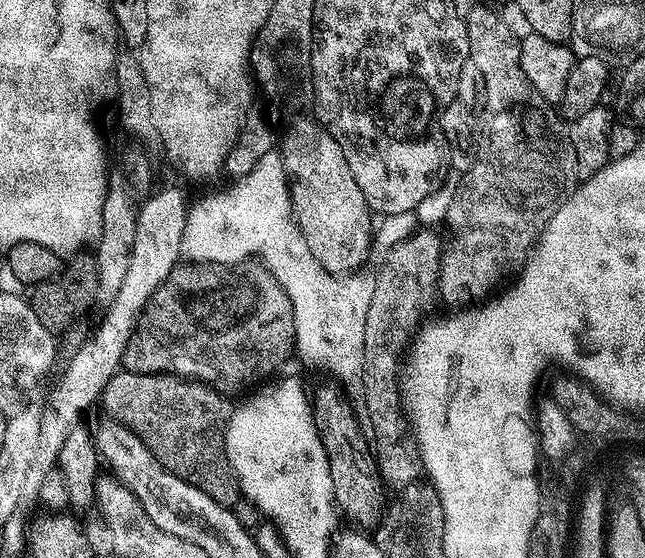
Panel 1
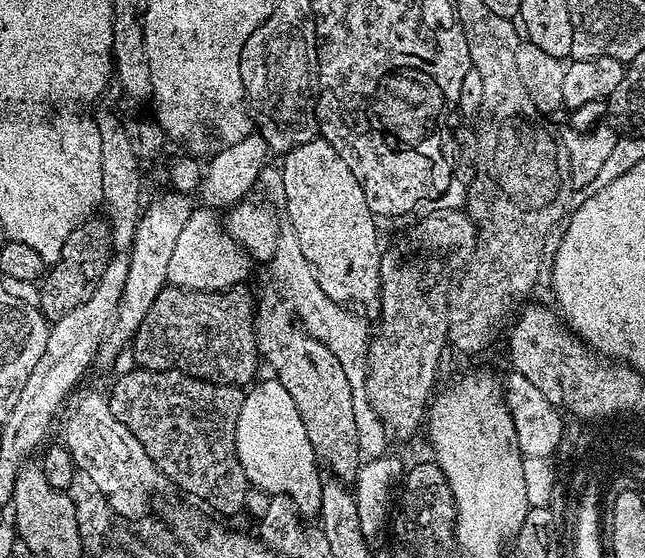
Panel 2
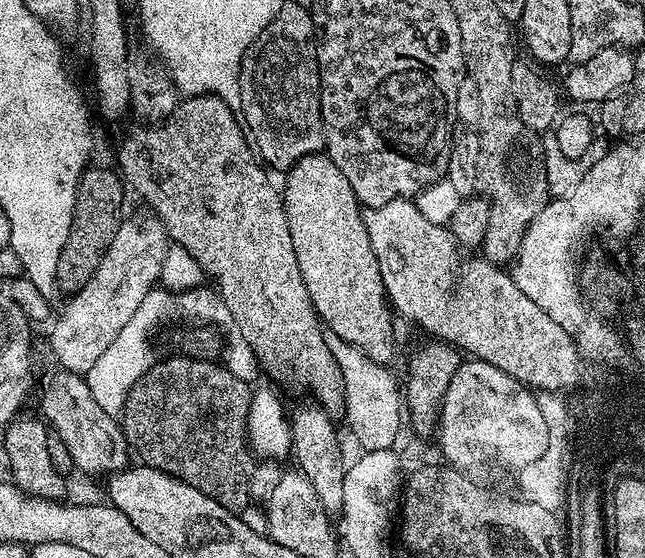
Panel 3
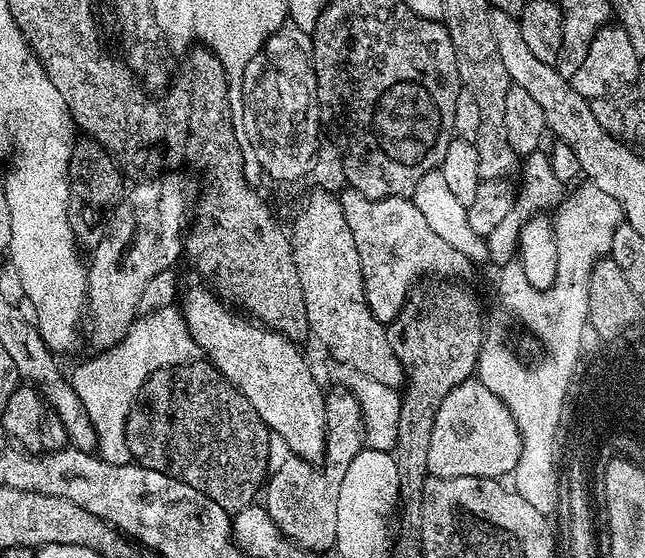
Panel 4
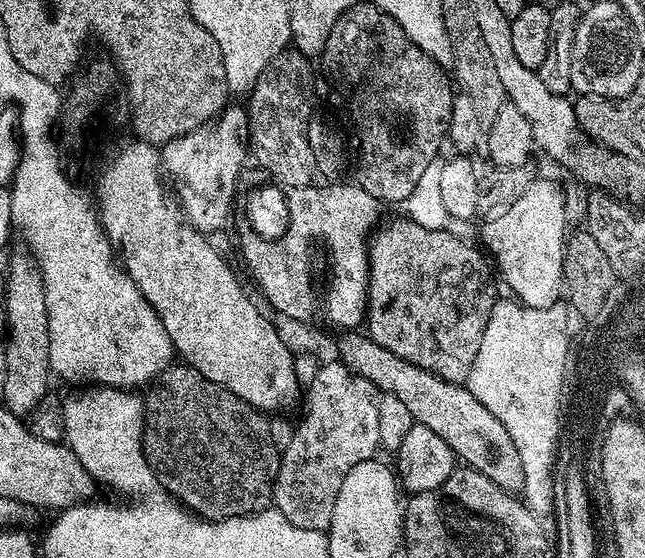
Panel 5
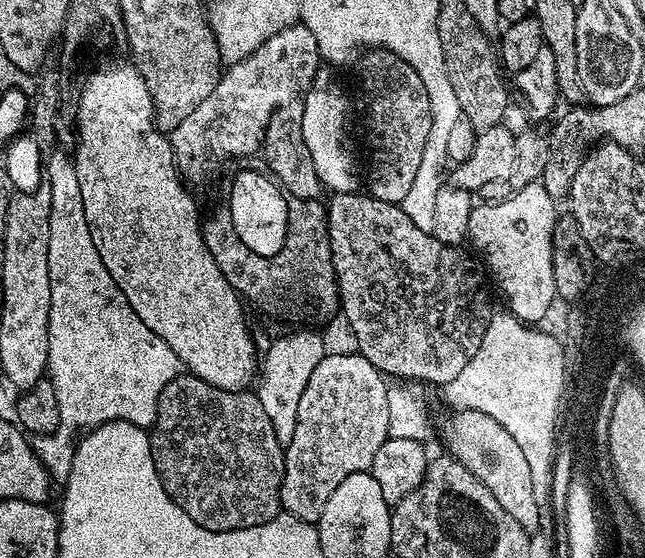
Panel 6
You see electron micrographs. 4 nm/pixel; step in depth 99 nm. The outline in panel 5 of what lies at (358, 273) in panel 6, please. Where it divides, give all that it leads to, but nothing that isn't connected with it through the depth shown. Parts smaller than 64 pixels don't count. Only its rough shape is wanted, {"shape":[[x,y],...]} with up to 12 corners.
{"shape":[[407,218],[366,244],[367,336],[464,384],[493,265]]}

